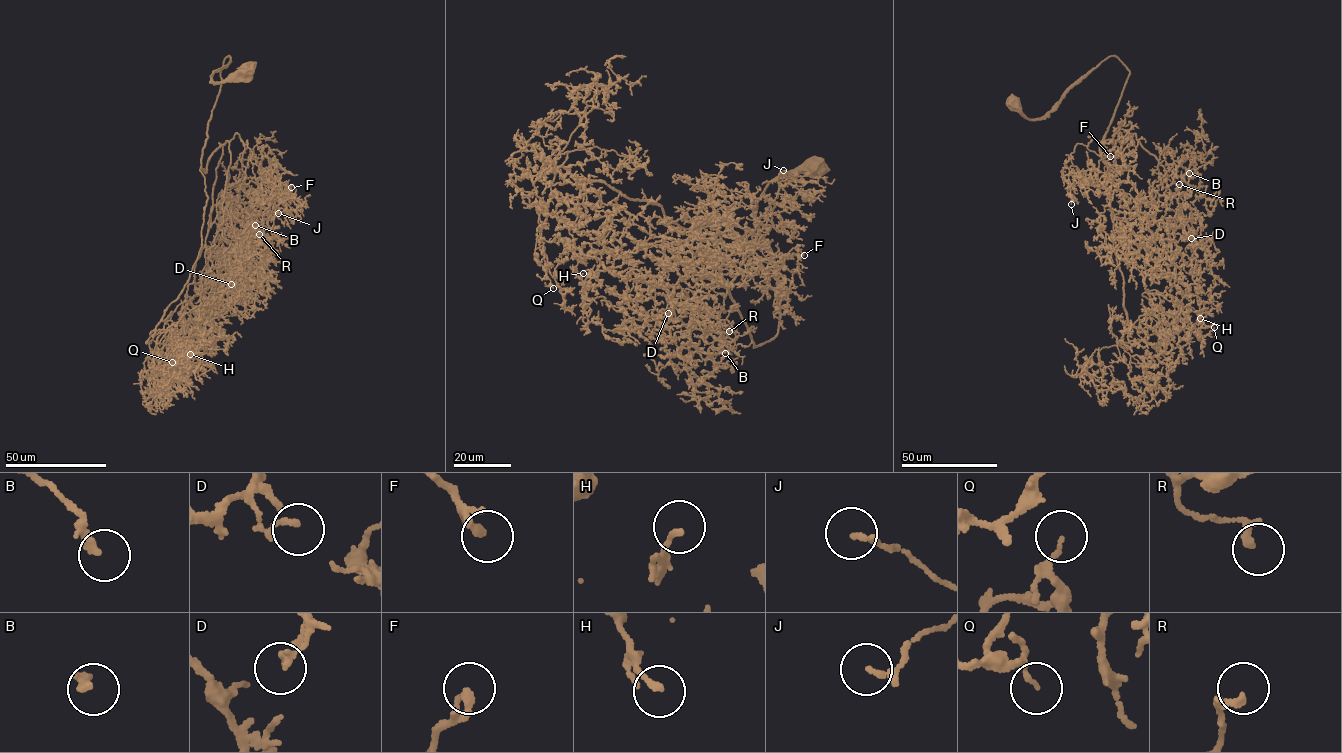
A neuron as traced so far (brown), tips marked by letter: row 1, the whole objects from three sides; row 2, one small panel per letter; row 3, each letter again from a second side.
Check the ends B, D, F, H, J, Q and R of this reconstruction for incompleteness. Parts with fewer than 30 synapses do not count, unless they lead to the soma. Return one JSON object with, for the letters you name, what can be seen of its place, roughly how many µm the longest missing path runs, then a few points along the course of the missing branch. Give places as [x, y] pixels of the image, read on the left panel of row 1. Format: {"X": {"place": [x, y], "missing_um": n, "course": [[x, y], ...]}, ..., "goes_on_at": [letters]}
{"goes_on_at": []}

